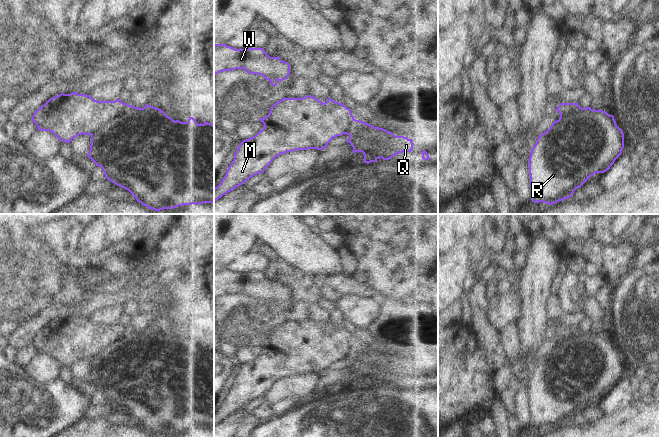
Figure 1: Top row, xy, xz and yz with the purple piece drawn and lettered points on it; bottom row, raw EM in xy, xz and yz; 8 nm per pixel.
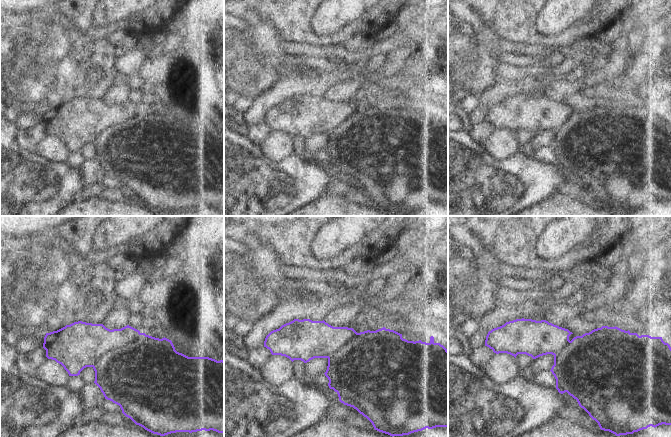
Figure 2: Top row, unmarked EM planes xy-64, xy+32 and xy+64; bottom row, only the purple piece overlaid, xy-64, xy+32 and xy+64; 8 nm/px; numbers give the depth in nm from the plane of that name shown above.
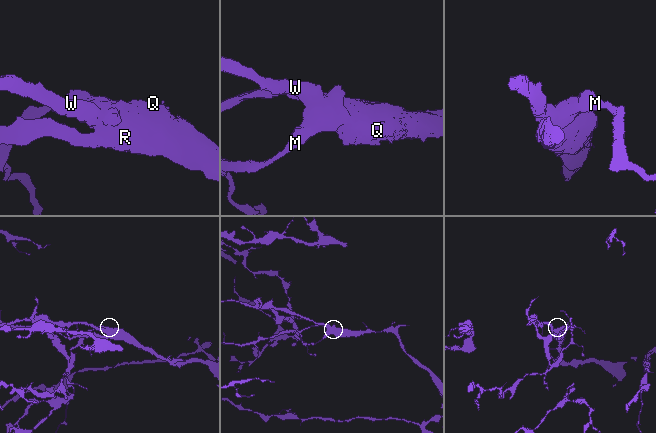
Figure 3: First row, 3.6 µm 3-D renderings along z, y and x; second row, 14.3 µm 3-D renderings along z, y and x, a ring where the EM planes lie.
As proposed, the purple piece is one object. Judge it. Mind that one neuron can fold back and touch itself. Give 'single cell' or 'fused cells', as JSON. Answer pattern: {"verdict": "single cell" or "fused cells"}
{"verdict": "fused cells"}

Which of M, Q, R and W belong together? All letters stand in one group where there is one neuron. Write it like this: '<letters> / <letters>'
M / Q R W

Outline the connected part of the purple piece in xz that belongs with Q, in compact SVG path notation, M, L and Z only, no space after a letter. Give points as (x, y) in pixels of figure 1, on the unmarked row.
M356 343L345 358L349 360L346 366L353 371L353 377L362 376L367 388L376 386L379 382L389 384L399 377L411 376L413 373L412 363L395 360L383 352Z

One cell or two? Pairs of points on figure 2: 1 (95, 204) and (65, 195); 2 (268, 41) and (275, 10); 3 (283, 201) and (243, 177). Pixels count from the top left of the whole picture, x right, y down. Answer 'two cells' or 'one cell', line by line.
1: two cells
2: two cells
3: one cell

